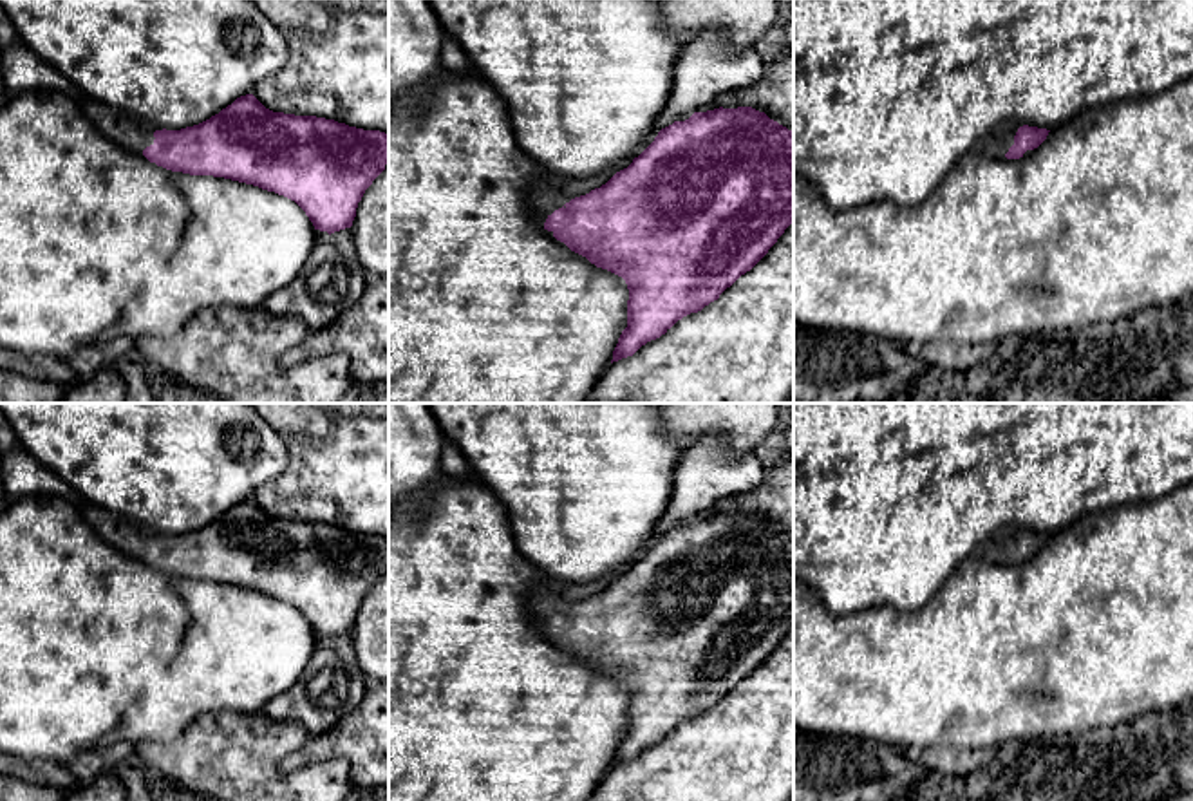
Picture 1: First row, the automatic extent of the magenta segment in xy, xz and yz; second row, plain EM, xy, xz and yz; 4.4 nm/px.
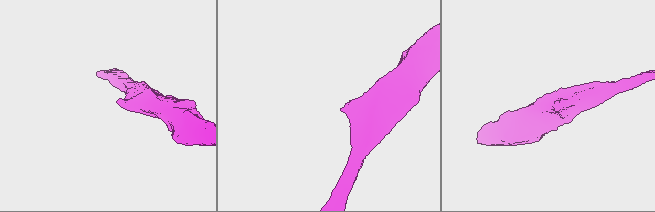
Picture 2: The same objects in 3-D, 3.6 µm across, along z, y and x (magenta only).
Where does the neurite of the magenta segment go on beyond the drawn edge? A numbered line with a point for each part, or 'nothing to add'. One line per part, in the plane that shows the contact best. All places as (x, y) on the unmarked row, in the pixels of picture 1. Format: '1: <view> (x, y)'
1: yz (995, 548)

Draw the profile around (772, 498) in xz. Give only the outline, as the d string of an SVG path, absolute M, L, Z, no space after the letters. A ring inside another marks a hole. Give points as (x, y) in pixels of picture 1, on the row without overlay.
M794 450L750 492L719 499L698 517L752 512L794 537Z

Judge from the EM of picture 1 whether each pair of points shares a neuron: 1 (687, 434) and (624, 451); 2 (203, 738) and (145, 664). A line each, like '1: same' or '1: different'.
1: different
2: different

